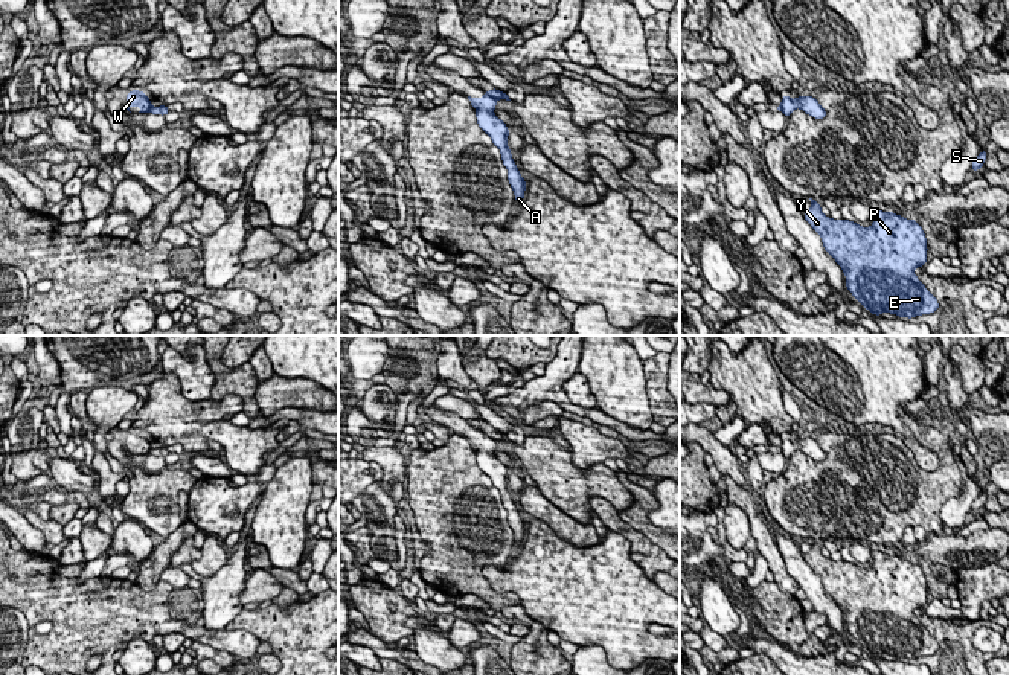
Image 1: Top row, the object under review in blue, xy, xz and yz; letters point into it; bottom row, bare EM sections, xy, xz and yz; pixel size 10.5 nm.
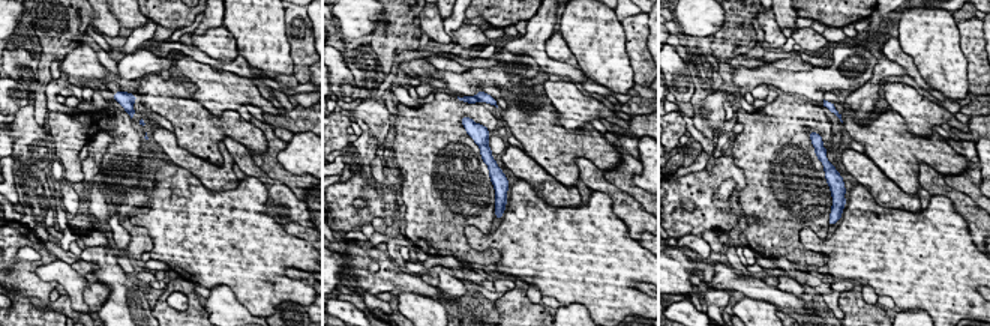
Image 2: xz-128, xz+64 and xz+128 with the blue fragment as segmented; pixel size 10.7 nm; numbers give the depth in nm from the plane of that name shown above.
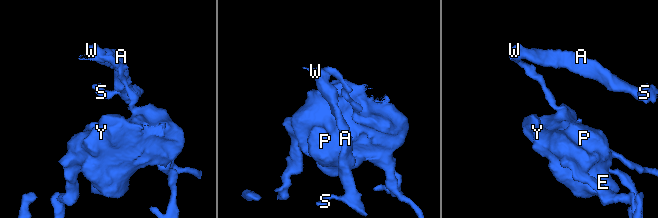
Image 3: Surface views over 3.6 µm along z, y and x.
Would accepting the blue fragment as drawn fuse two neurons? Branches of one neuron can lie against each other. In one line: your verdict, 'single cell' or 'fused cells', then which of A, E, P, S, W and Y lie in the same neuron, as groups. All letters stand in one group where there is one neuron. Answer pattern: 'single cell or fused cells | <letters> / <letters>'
fused cells | A S W / E P Y

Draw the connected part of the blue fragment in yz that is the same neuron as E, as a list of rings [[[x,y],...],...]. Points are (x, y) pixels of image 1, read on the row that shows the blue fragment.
[[[811,200],[805,220],[820,235],[825,250],[835,259],[846,276],[846,288],[875,316],[884,311],[913,319],[939,310],[937,299],[915,274],[916,267],[927,264],[927,238],[915,218],[907,220],[895,212],[872,209],[873,224],[861,227],[855,221],[832,220],[822,213],[820,203]]]

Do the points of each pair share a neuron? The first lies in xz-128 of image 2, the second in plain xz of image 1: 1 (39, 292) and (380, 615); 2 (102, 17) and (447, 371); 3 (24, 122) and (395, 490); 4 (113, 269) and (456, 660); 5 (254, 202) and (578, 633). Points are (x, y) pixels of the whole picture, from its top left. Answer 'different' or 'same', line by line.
1: same
2: same
3: same
4: different
5: same

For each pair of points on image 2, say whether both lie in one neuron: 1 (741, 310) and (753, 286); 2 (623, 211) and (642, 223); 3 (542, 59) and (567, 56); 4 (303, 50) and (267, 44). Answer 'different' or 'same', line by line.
1: different
2: same
3: different
4: different

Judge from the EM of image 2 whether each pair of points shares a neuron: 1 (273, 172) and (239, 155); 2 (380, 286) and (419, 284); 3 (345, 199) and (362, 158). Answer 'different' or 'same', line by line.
1: different
2: same
3: different

